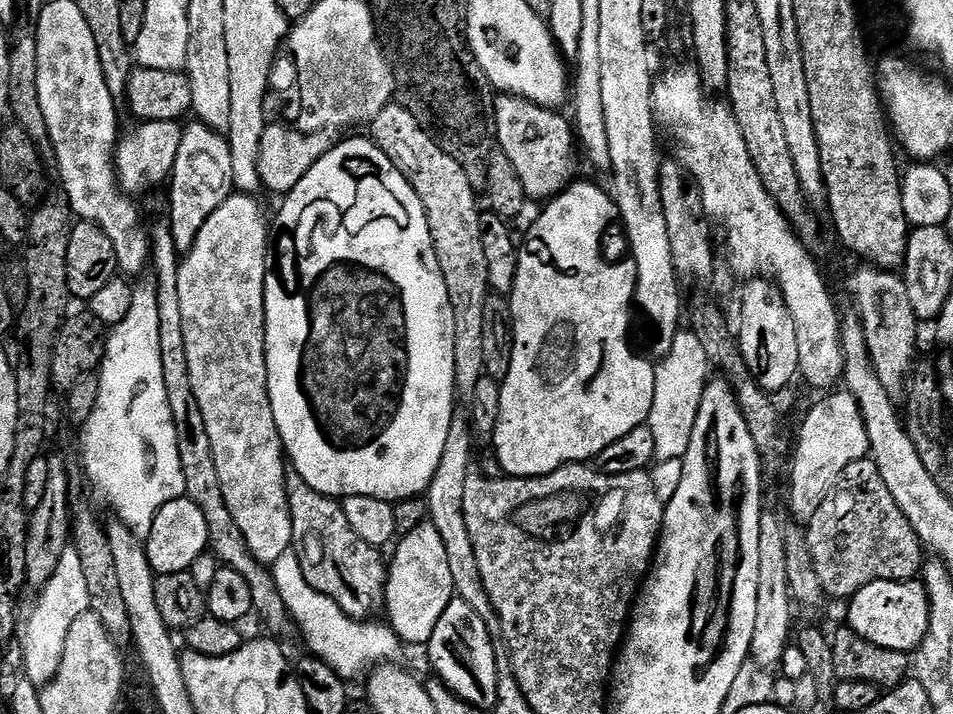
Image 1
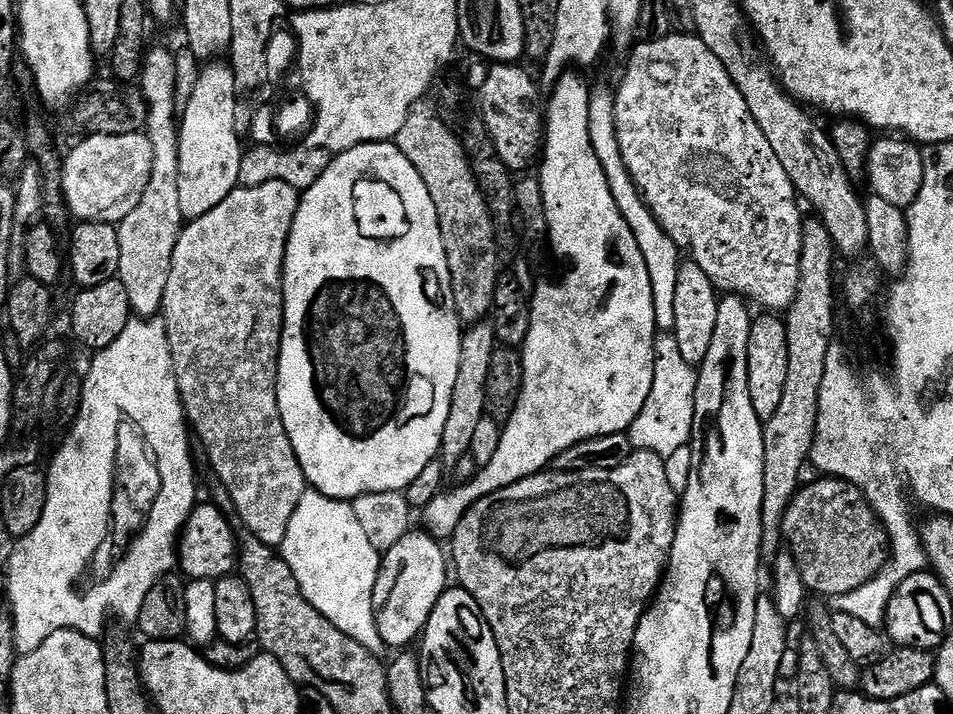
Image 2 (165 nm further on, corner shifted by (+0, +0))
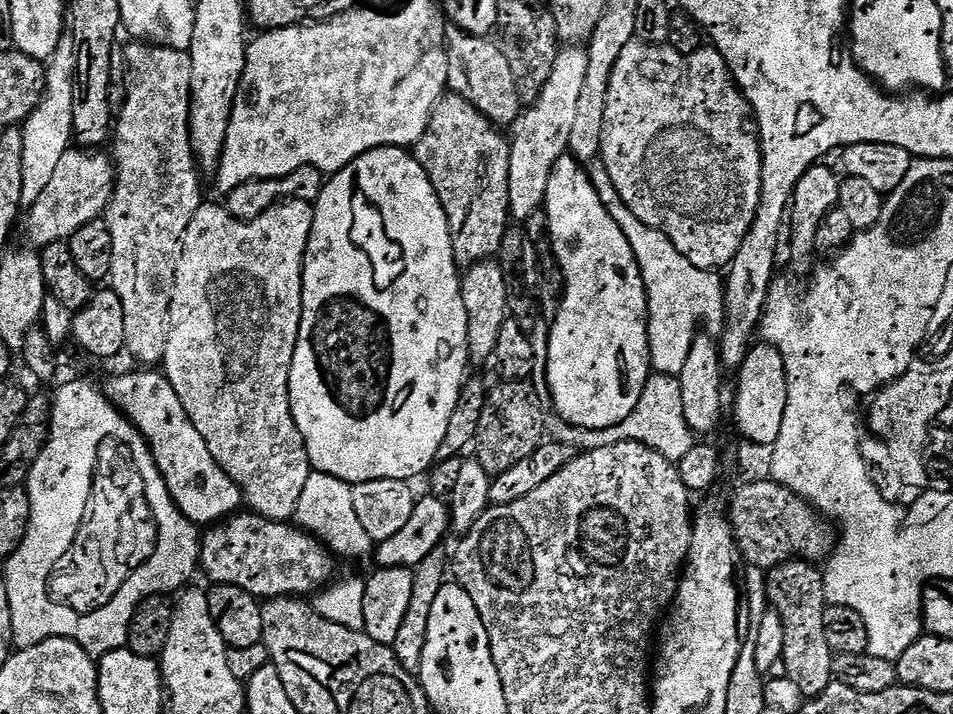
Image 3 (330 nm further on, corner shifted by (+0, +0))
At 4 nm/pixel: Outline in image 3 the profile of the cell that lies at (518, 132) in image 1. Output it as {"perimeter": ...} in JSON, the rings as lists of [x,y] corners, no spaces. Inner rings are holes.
{"perimeter":[[[449,23],[444,30],[446,46],[446,62],[448,63],[448,88],[455,95],[466,98],[470,106],[474,106],[487,120],[497,126],[511,126],[519,118],[522,105],[518,98],[517,87],[514,86],[514,74],[510,74],[510,64],[506,62],[506,54],[502,54],[499,43],[482,36],[469,36],[457,24]]]}

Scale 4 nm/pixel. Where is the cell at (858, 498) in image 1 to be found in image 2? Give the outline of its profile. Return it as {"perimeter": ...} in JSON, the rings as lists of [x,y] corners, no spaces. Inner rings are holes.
{"perimeter":[[[816,478],[812,485],[801,487],[790,501],[785,512],[783,539],[792,556],[798,562],[798,570],[802,570],[804,584],[809,593],[820,598],[831,598],[850,594],[850,590],[858,590],[870,578],[874,578],[884,569],[890,555],[888,531],[884,529],[881,517],[867,504],[865,493],[846,480],[835,478]]]}

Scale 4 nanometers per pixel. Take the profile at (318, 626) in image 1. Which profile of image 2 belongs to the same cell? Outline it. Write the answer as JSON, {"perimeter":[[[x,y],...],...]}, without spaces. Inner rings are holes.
{"perimeter":[[[305,490],[298,516],[301,521],[308,520],[308,524],[294,522],[286,526],[286,539],[278,545],[278,552],[284,557],[286,566],[294,570],[302,594],[310,606],[334,622],[342,634],[354,638],[354,642],[362,642],[371,652],[383,653],[386,645],[382,642],[382,634],[378,634],[372,601],[382,554],[370,546],[370,538],[362,531],[358,514],[354,514],[347,500],[335,500],[321,492]]]}

